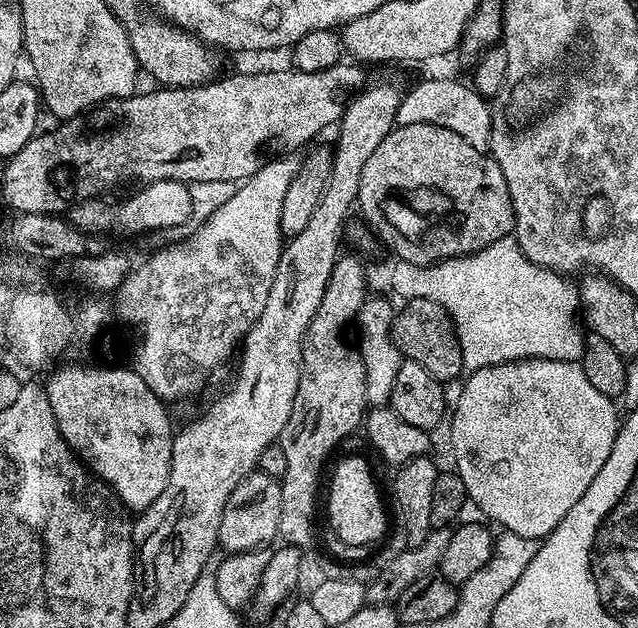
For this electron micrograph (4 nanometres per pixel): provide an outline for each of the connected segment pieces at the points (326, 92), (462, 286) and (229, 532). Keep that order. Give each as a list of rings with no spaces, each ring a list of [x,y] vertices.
[[[341,62],[330,66],[326,70],[318,70],[317,72],[297,72],[291,66],[280,68],[277,72],[240,72],[237,76],[224,76],[213,78],[206,84],[196,84],[192,88],[165,88],[163,86],[152,90],[141,91],[144,100],[136,100],[136,104],[119,105],[118,110],[124,115],[124,130],[116,130],[111,133],[114,139],[121,142],[123,148],[123,171],[130,177],[141,176],[145,185],[154,183],[155,180],[179,180],[181,183],[191,186],[198,182],[230,182],[235,180],[243,182],[249,180],[254,173],[267,164],[269,160],[276,159],[277,156],[287,156],[295,153],[295,148],[300,148],[303,144],[311,145],[316,135],[323,128],[328,128],[337,123],[340,117],[344,114],[344,108],[348,101],[365,87],[366,79],[364,80],[365,69],[356,62]]]
[[[512,236],[498,238],[482,250],[469,256],[455,256],[436,264],[411,264],[405,260],[393,263],[392,288],[407,302],[426,298],[445,308],[456,327],[462,346],[462,362],[468,372],[477,372],[491,364],[505,364],[515,360],[575,360],[584,359],[585,333],[576,328],[560,328],[561,273],[538,266],[522,254]]]
[[[259,470],[251,472],[246,478],[242,478],[242,482],[238,482],[238,486],[234,486],[234,494],[230,494],[230,502],[226,502],[226,510],[218,526],[219,547],[225,548],[225,553],[235,554],[268,546],[272,539],[277,539],[281,514],[280,480]]]

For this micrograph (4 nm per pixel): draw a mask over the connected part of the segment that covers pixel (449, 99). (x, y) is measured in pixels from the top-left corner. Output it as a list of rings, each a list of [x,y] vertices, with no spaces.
[[[424,80],[405,91],[400,98],[396,122],[399,126],[414,126],[415,124],[433,124],[446,130],[454,130],[474,150],[488,152],[488,143],[492,133],[492,108],[485,97],[476,93],[471,83],[459,84],[456,80]]]

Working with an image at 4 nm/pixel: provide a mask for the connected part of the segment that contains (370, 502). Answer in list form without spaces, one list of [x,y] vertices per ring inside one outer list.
[[[344,456],[336,464],[336,469],[332,472],[332,481],[327,481],[326,492],[328,488],[328,528],[330,529],[331,535],[334,537],[337,532],[340,532],[340,535],[336,539],[352,540],[352,544],[364,544],[364,540],[376,540],[376,536],[379,536],[381,539],[385,539],[386,533],[388,532],[388,516],[384,513],[384,500],[380,497],[380,488],[376,485],[376,480],[372,477],[372,468],[363,460],[360,456]]]

